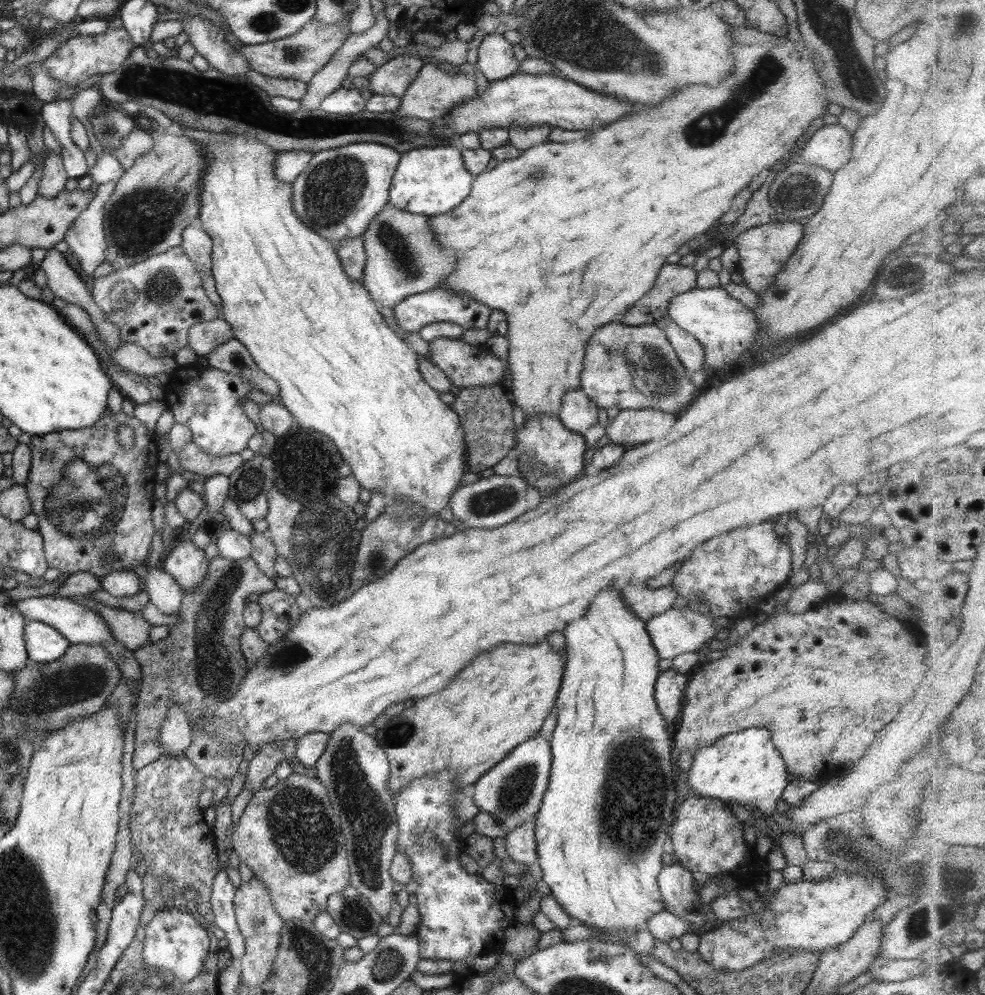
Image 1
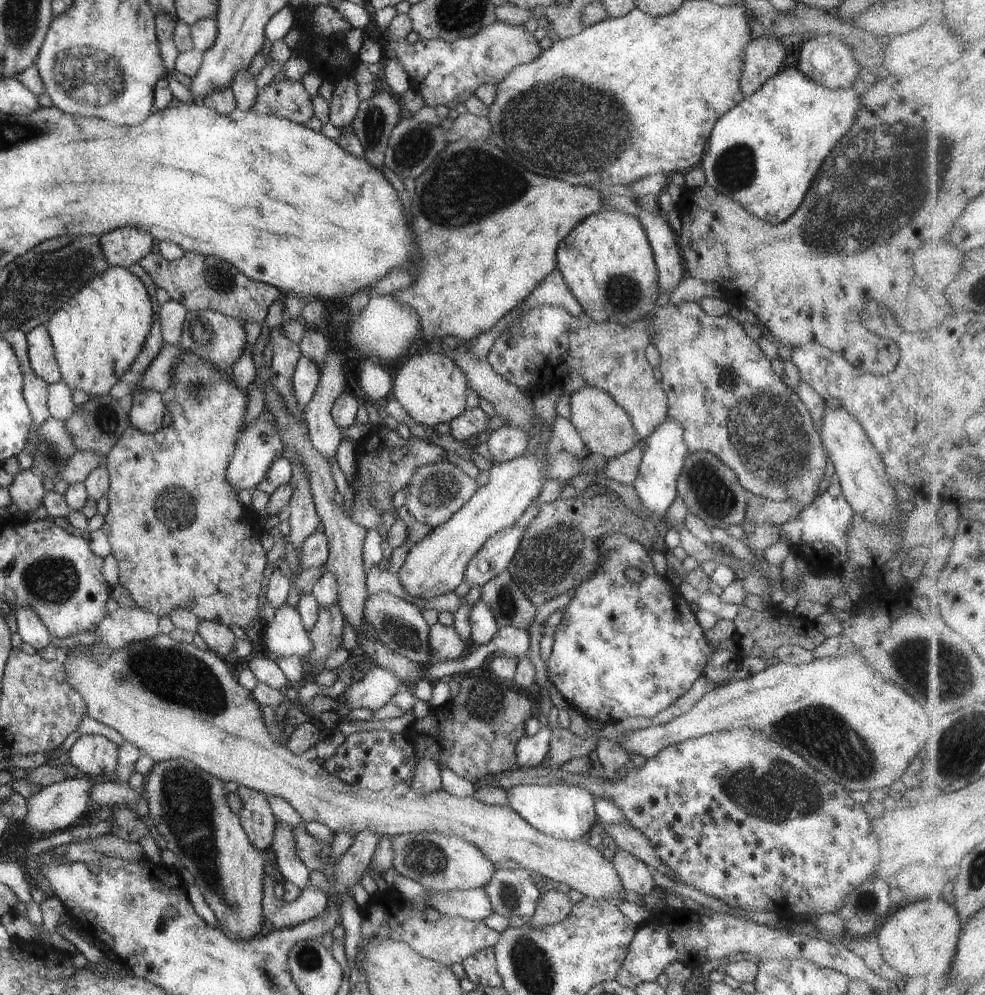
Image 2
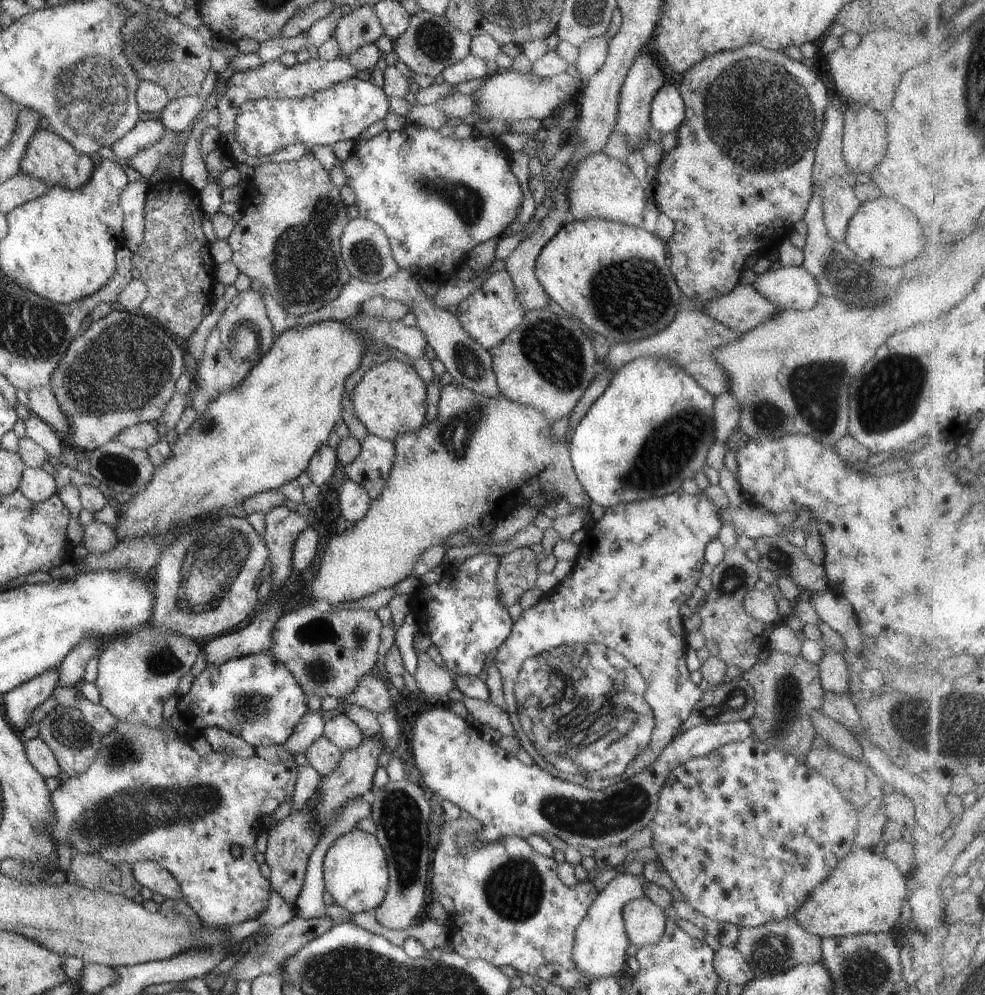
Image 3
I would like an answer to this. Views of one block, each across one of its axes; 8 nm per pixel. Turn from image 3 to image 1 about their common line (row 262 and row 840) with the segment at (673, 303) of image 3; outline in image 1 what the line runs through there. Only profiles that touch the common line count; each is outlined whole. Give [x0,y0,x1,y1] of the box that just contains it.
[534,588,677,936]

